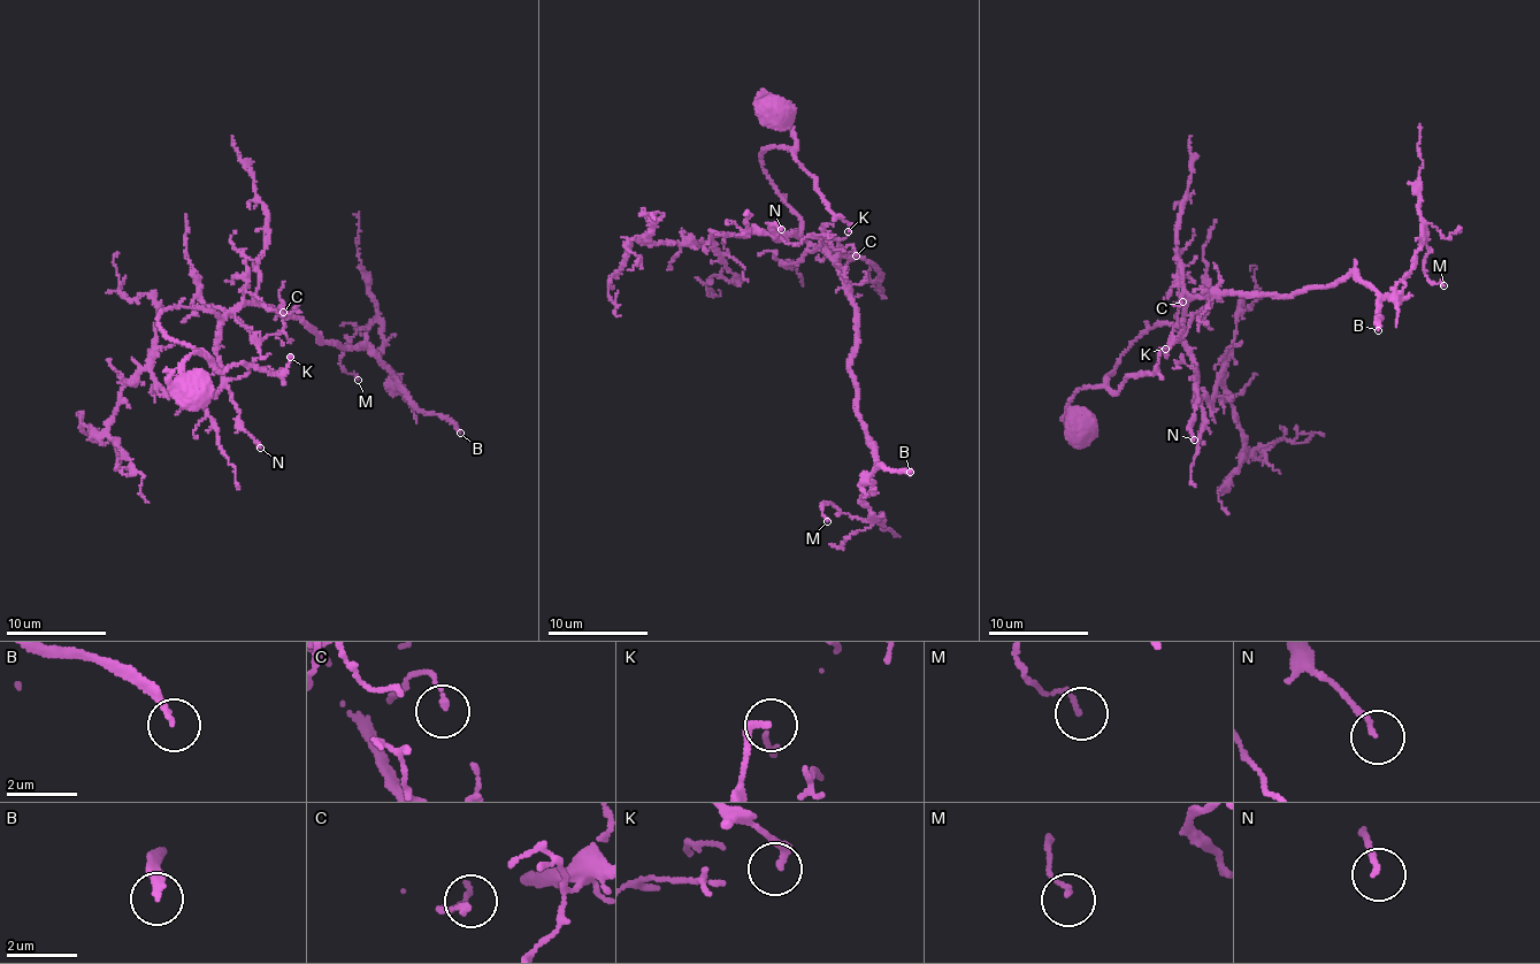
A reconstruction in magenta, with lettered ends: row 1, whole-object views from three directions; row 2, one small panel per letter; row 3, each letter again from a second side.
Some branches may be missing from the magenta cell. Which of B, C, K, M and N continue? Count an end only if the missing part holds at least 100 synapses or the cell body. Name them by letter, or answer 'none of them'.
B

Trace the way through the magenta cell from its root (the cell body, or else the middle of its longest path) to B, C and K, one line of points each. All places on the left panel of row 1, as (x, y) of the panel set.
B: (198, 389), (184, 364), (209, 358), (173, 341), (159, 314), (258, 306), (365, 347), (460, 433)
C: (198, 389), (184, 364), (209, 358), (173, 341), (159, 314), (181, 306), (220, 319), (257, 298), (283, 312)
K: (198, 389), (184, 370), (186, 358), (196, 352), (222, 372), (238, 364), (277, 373), (286, 367), (290, 357)

